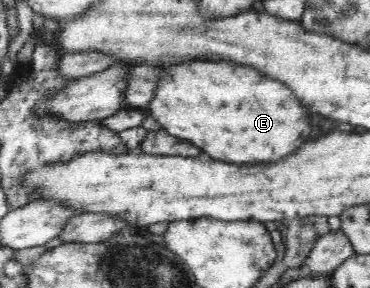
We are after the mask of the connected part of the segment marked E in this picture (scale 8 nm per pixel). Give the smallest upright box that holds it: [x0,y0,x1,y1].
[147,61,311,165]

